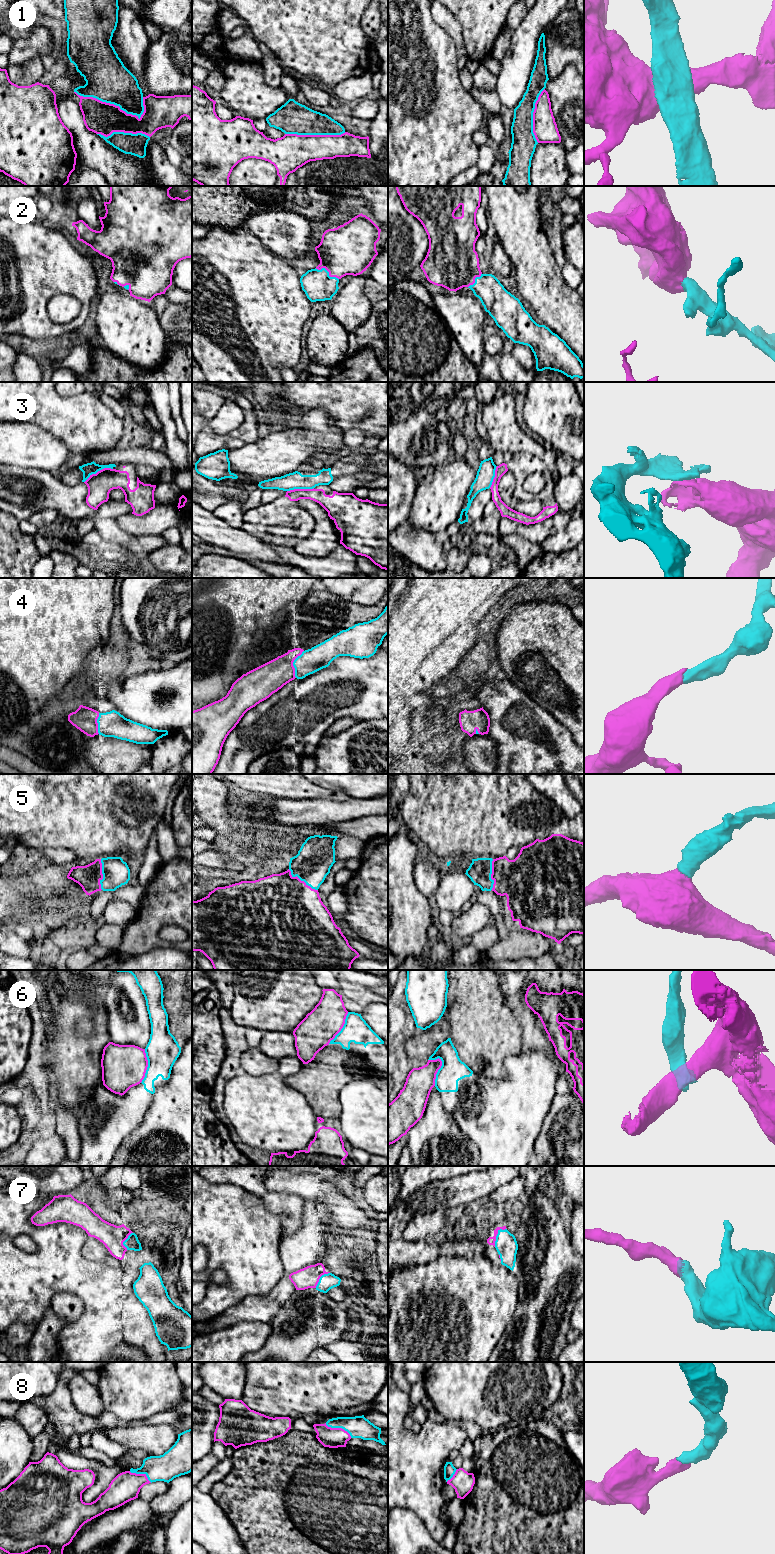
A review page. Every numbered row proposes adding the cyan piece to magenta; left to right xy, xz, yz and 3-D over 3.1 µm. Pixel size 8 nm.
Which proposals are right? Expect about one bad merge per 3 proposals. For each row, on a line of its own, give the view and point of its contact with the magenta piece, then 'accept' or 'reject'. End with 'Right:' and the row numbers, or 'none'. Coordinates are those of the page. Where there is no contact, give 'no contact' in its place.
1: contact xy (109, 103); reject
2: contact xz (328, 271); accept
3: contact xy (98, 471); reject
4: contact xz (292, 664); accept
5: contact xz (302, 881); accept
6: contact yz (437, 1071); reject
7: contact yz (496, 1235); accept
8: contact xz (339, 1428); accept
Right: 2, 4, 5, 7, 8

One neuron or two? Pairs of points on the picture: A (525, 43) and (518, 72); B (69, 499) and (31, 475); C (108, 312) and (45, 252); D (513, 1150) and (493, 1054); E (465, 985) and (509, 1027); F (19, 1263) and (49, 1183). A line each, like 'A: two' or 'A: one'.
A: one
B: one
C: two
D: two
E: one
F: two

